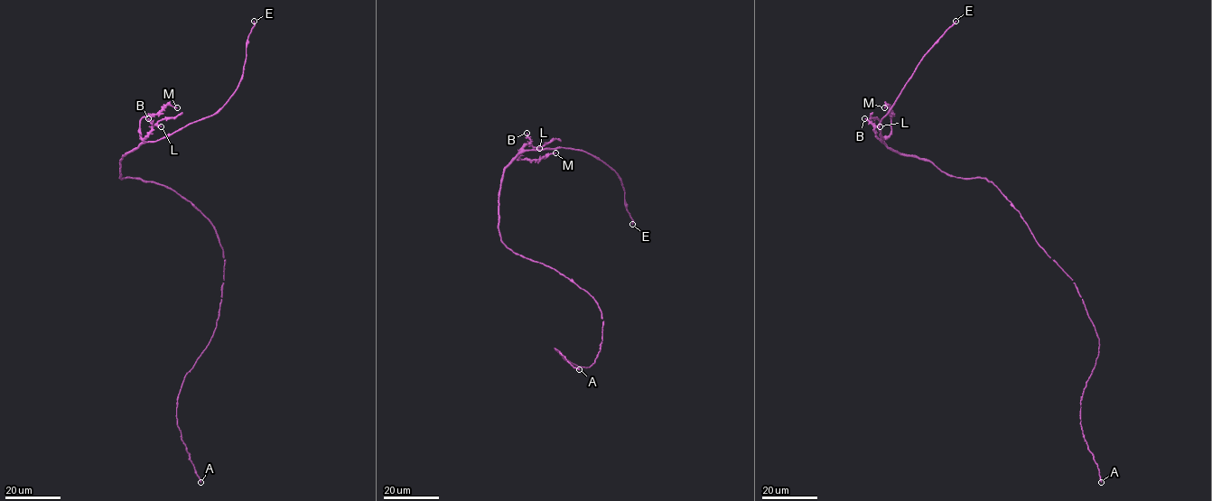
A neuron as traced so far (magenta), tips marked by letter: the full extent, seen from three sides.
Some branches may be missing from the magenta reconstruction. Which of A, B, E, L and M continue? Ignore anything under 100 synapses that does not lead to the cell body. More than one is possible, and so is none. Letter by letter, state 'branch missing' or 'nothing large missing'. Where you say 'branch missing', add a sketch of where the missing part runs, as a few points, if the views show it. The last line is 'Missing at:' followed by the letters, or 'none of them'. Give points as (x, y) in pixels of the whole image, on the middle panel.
A: nothing large missing
B: nothing large missing
E: branch missing
L: nothing large missing
M: nothing large missing
Missing at: E

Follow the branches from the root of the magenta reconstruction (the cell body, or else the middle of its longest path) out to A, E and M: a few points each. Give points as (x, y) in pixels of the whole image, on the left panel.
A: (172, 190), (211, 224), (225, 260), (216, 326), (206, 347), (185, 375), (176, 409), (181, 440), (200, 482)
E: (172, 190), (141, 179), (120, 178), (119, 162), (141, 143), (209, 117), (226, 103), (241, 78), (254, 21)
M: (172, 190), (141, 179), (120, 178), (119, 162), (144, 141), (142, 118), (157, 115), (166, 106), (177, 107)

